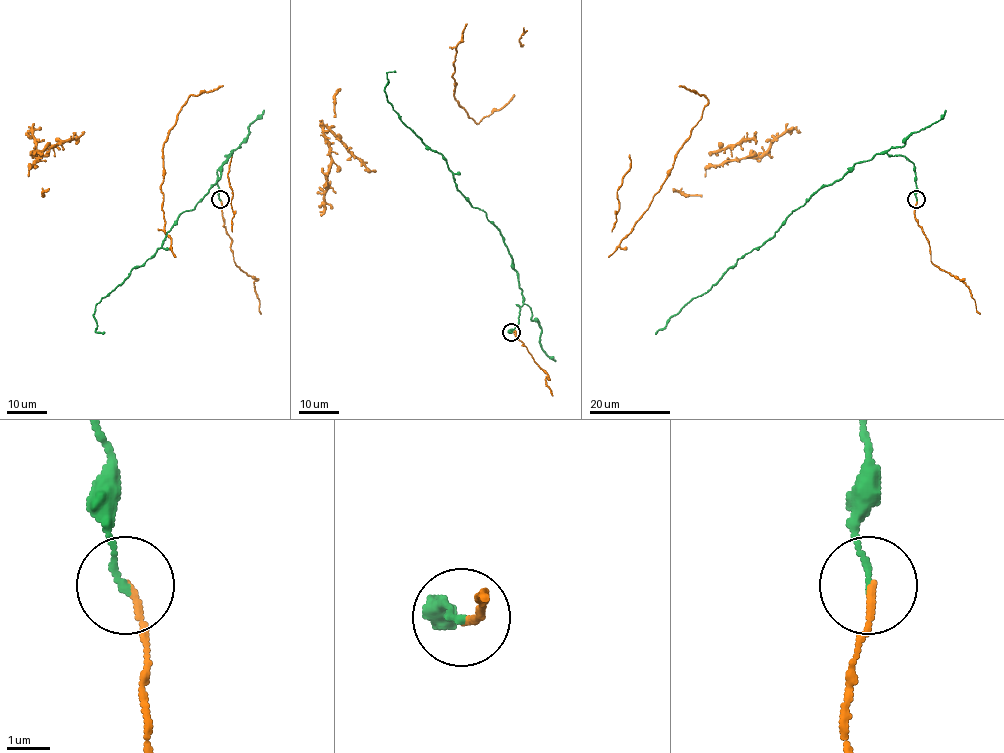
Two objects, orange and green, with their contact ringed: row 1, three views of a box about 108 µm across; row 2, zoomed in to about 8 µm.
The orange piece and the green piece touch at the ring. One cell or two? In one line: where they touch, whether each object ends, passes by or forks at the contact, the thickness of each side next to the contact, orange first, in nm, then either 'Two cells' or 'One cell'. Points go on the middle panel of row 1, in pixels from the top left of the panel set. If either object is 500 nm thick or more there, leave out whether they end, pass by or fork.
Place: (511, 332). At the ring orange ends. At the ring green ends. Thickness 140 nm (orange) against 150 nm. One cell

